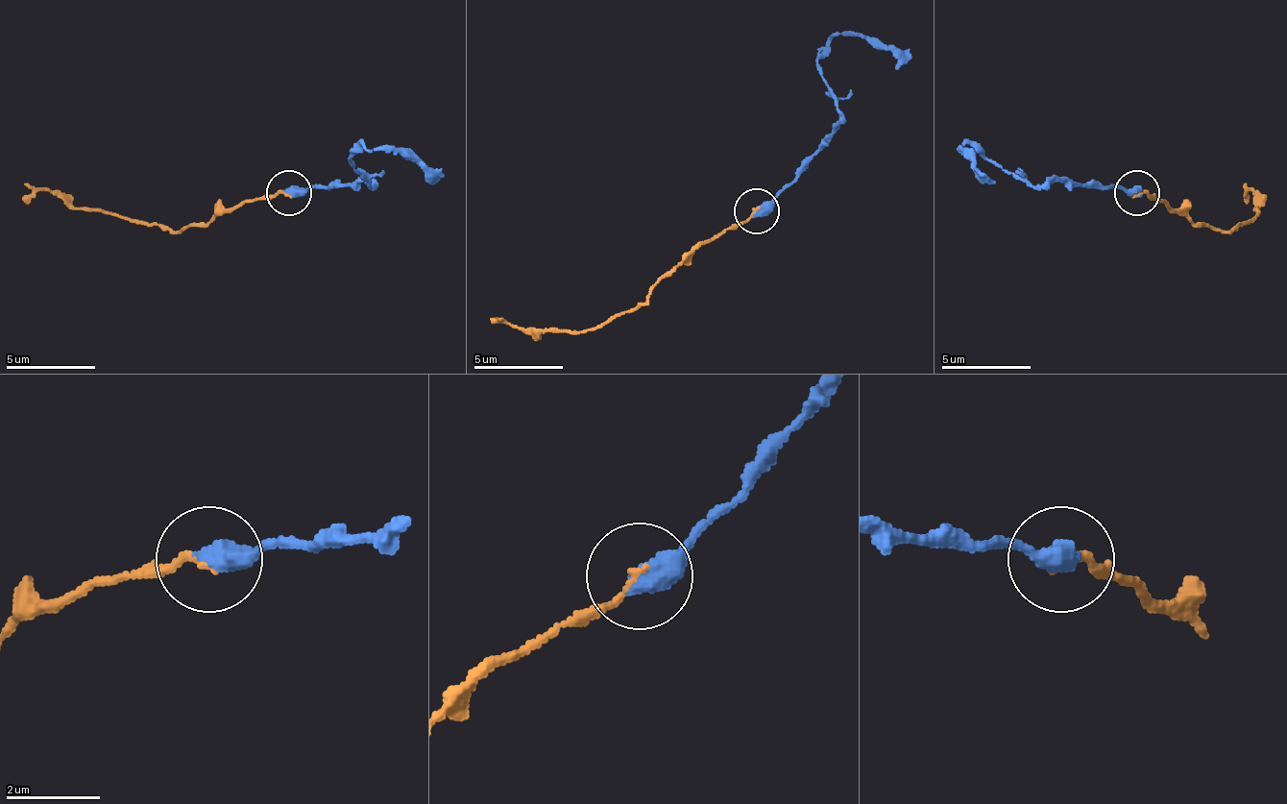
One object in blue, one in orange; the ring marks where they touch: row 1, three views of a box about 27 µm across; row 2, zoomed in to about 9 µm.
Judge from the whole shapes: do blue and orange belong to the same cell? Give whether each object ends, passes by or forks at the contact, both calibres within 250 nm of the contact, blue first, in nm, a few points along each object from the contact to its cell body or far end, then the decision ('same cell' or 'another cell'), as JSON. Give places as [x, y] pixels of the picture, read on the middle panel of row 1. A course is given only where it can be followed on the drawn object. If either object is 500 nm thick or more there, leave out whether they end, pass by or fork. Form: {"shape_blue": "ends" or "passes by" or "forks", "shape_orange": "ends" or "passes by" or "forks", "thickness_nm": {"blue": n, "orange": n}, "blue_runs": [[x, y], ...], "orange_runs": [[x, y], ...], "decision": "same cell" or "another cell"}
{"thickness_nm": {"blue": 600, "orange": 120}, "blue_runs": [[758, 211], [829, 135], [838, 117], [838, 100], [820, 68], [829, 41], [874, 36], [892, 50], [896, 68]], "orange_runs": [[758, 211], [704, 238], [636, 305], [578, 332], [538, 332], [515, 324], [488, 319]], "decision": "same cell"}

